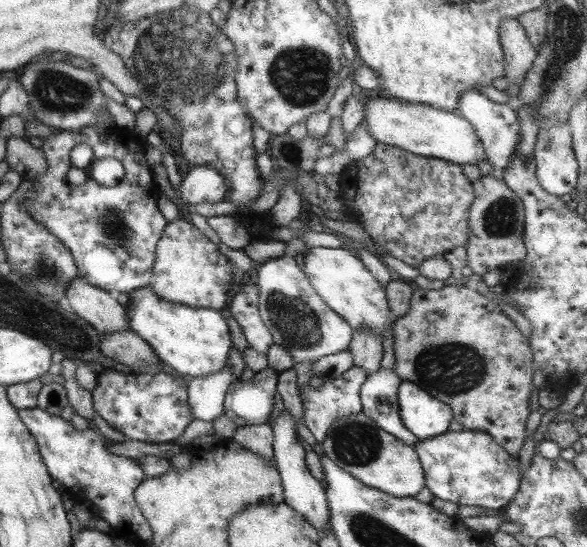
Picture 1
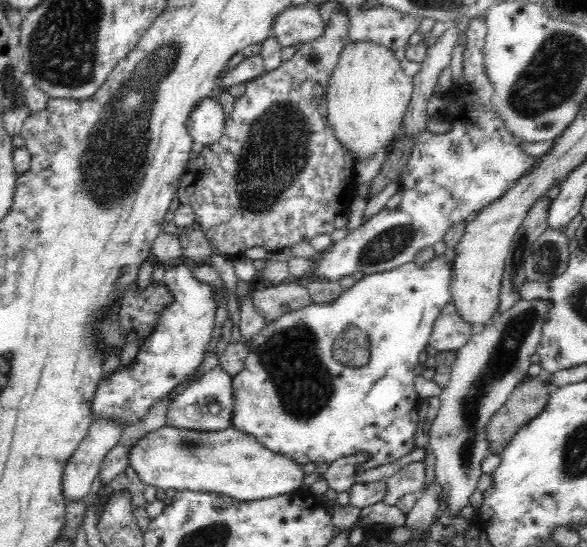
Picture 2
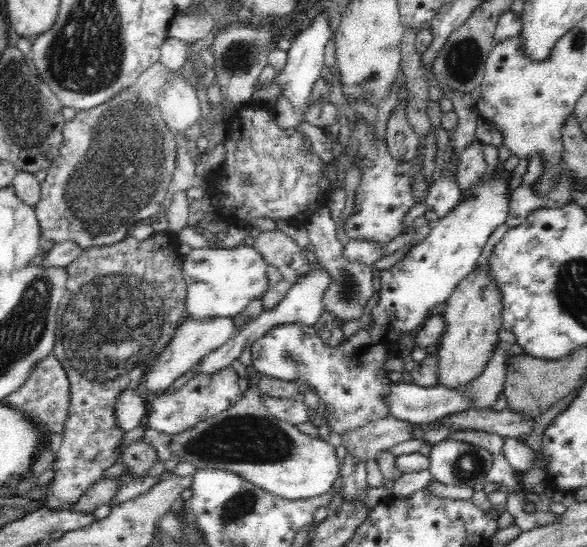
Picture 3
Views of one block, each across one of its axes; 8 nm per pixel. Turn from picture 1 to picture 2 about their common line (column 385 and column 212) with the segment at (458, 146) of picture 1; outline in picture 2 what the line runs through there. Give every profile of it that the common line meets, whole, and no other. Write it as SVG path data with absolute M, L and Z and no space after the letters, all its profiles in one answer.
M211 97L200 100L187 121L193 142L204 146L218 142L225 132L225 116L222 105L216 100Z

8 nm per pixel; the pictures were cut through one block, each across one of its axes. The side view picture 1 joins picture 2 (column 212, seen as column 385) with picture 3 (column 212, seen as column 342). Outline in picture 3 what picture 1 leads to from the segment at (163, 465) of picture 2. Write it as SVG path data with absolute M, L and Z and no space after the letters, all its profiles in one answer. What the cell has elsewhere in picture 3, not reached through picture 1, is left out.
M249 348L238 358L246 370L248 387L242 393L242 398L234 404L228 406L224 412L196 422L192 428L186 428L182 432L170 434L168 440L168 451L170 456L174 456L174 464L193 464L197 470L226 470L231 474L240 476L243 480L251 482L253 486L280 496L286 500L320 499L325 495L331 495L335 485L339 480L338 455L341 453L328 443L324 436L321 439L313 440L312 437L298 430L288 422L278 420L272 414L268 414L266 407L260 401L260 391L258 390L258 372L252 364Z

